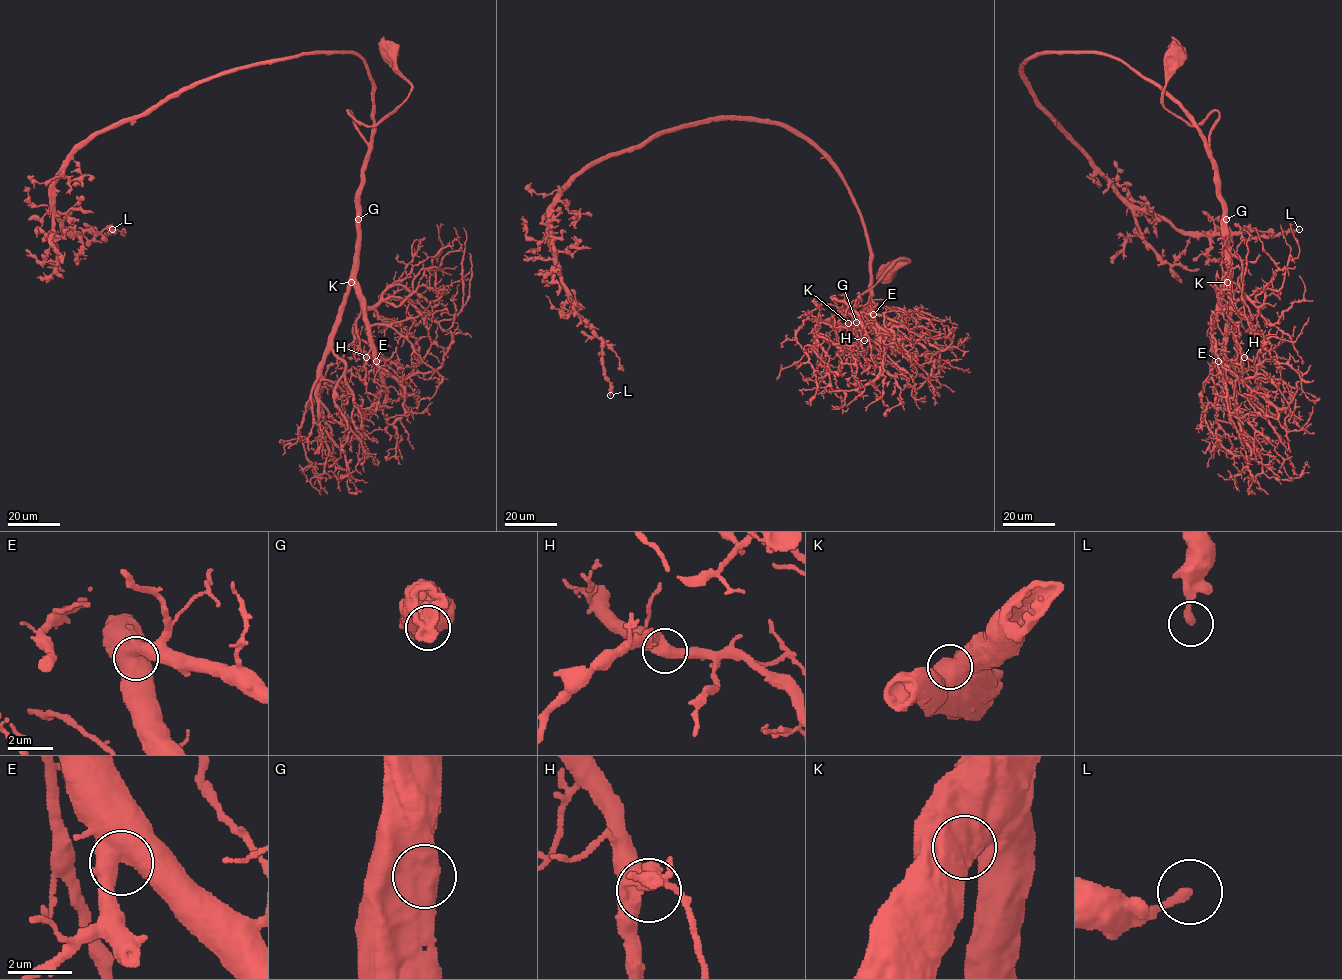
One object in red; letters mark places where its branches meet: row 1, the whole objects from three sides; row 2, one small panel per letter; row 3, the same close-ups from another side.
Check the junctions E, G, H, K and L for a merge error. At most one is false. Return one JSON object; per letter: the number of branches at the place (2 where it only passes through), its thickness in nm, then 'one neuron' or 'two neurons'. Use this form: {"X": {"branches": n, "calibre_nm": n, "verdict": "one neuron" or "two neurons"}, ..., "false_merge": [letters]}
{"E": {"branches": 2, "calibre_nm": 650, "verdict": "one neuron"}, "G": {"branches": 1, "calibre_nm": 1050, "verdict": "one neuron"}, "H": {"branches": 2, "calibre_nm": 500, "verdict": "one neuron"}, "K": {"branches": 1, "calibre_nm": 850, "verdict": "one neuron"}, "L": {"branches": 1, "calibre_nm": 320, "verdict": "one neuron"}, "false_merge": []}

